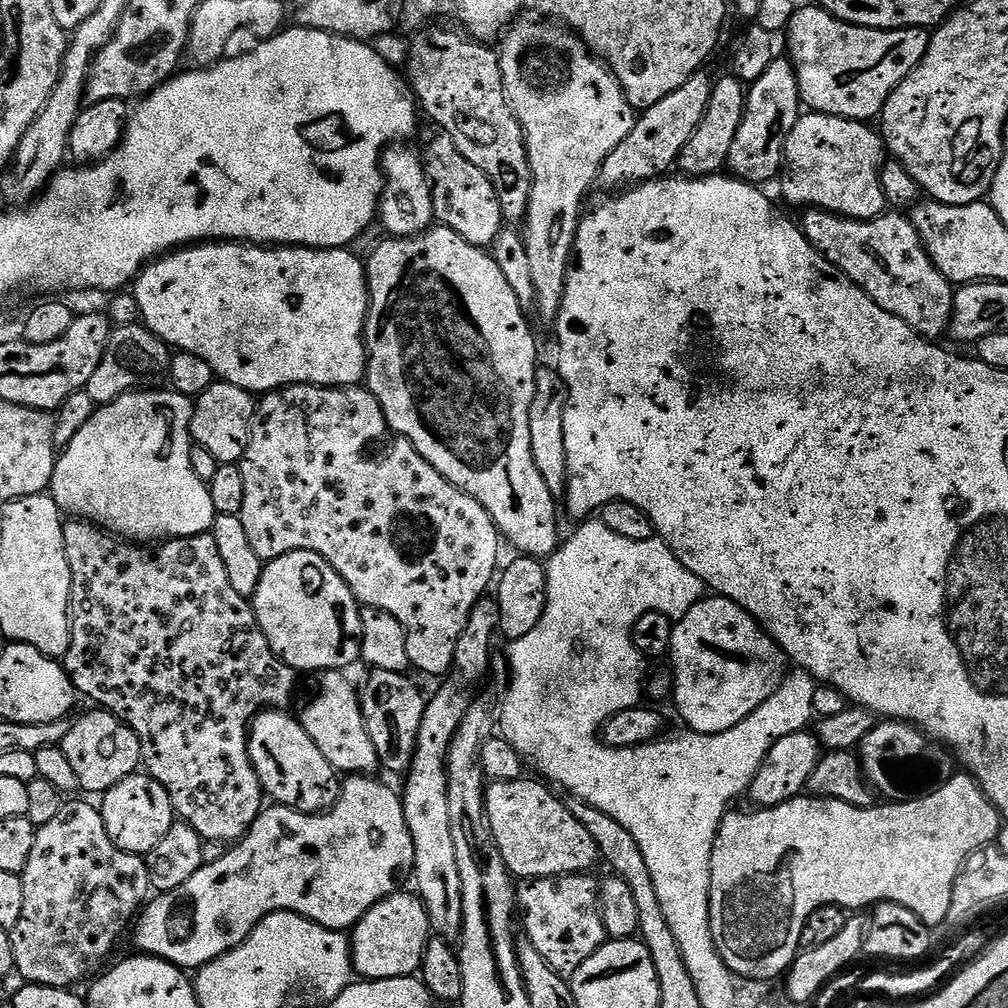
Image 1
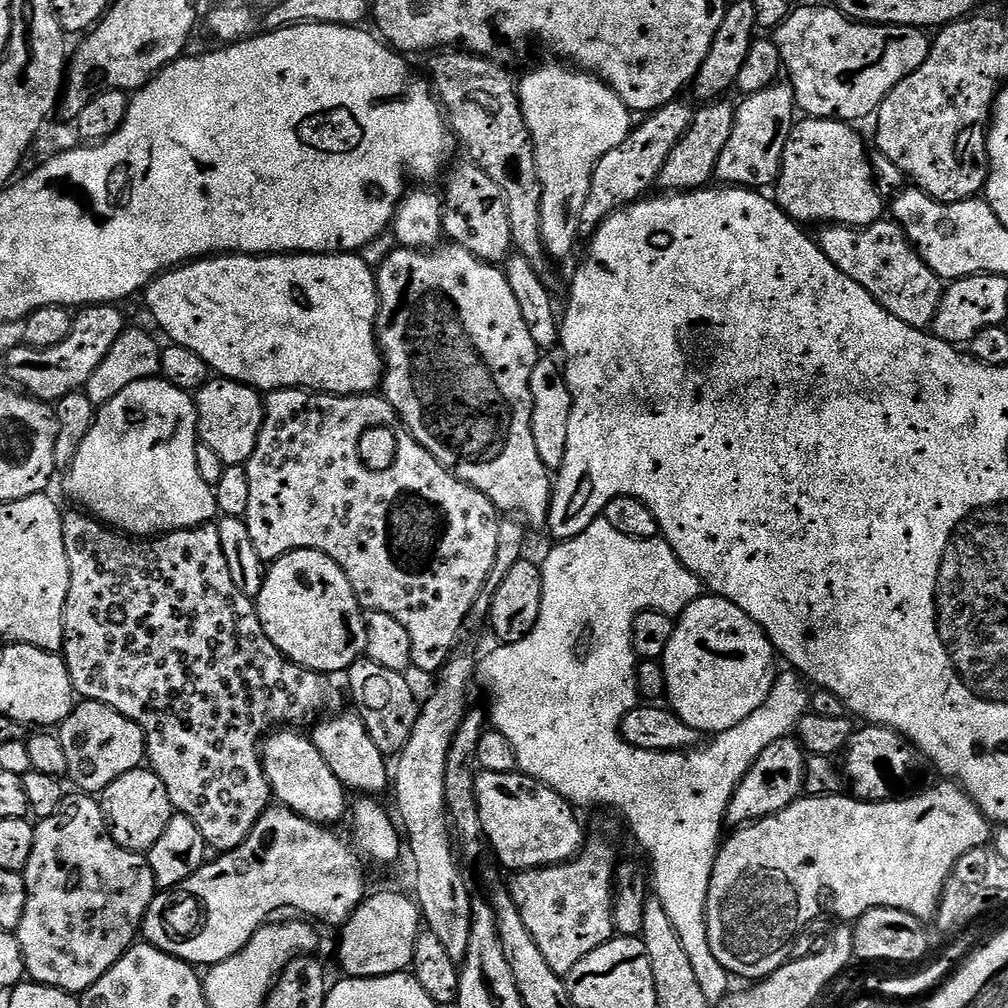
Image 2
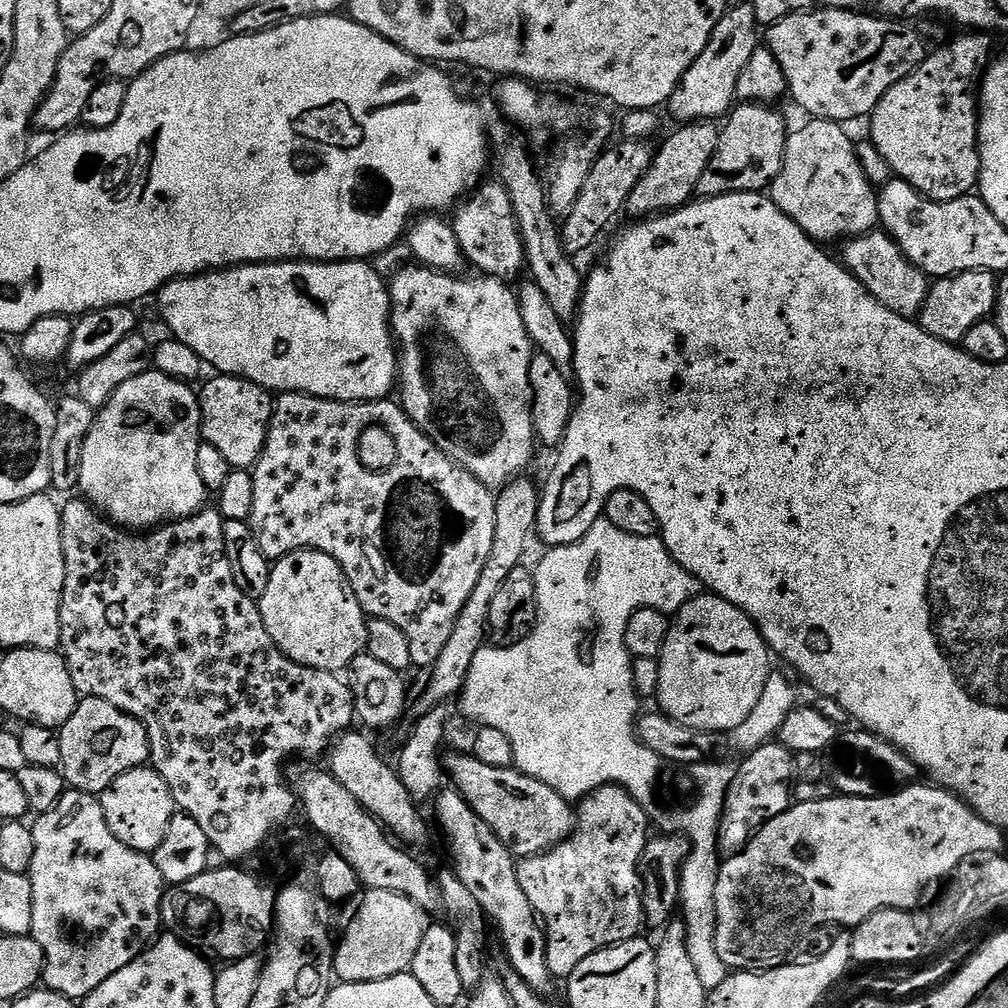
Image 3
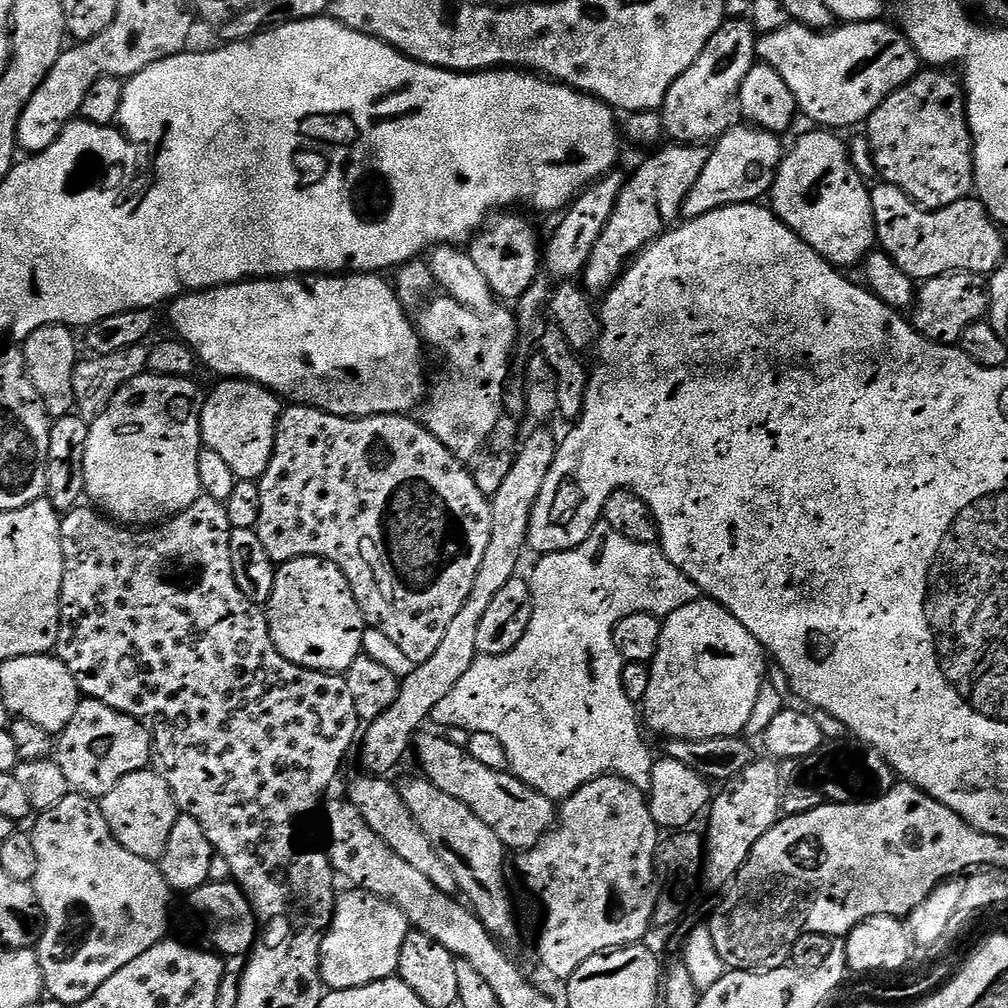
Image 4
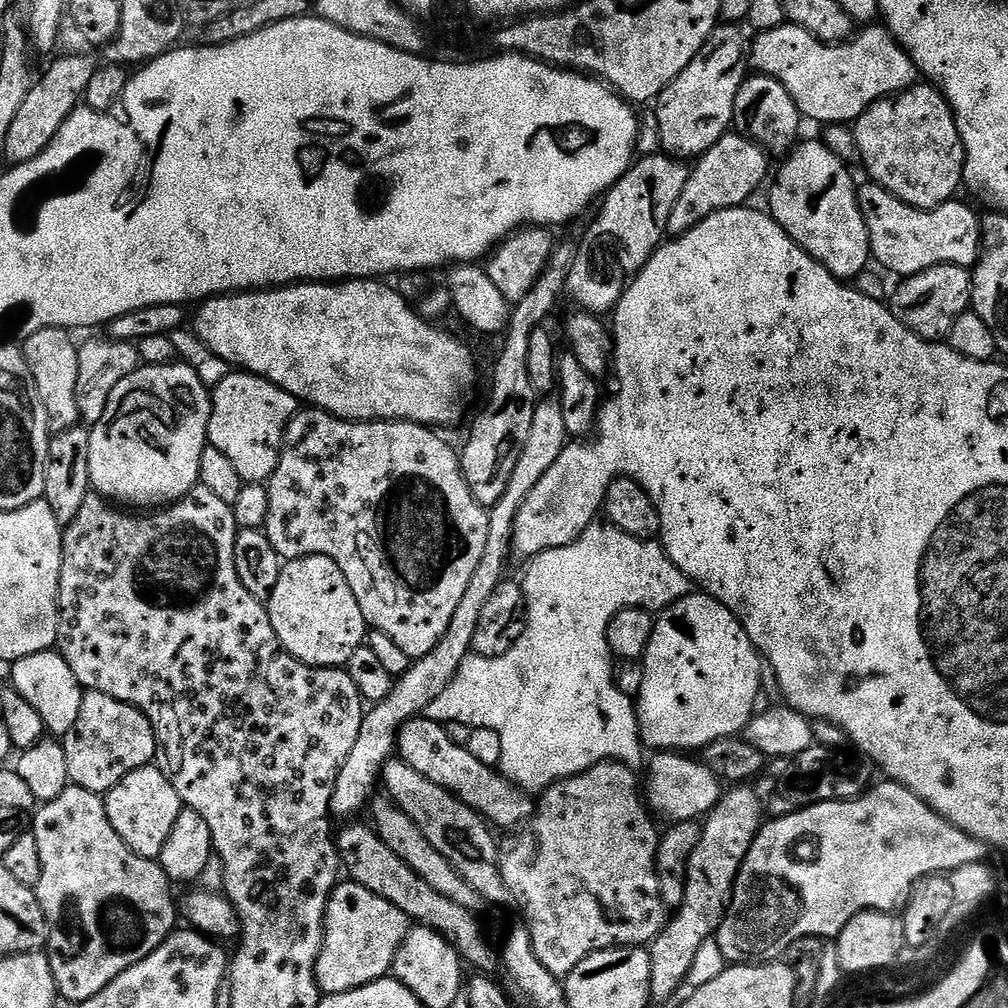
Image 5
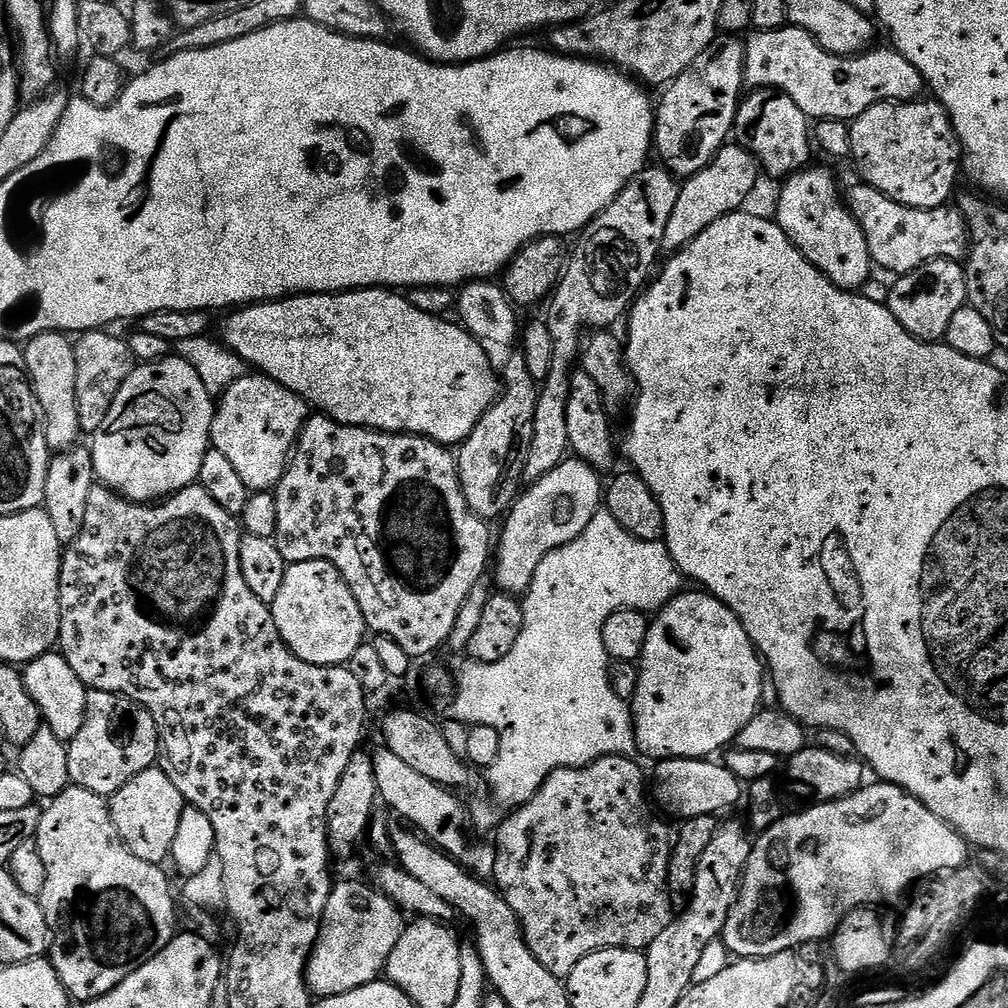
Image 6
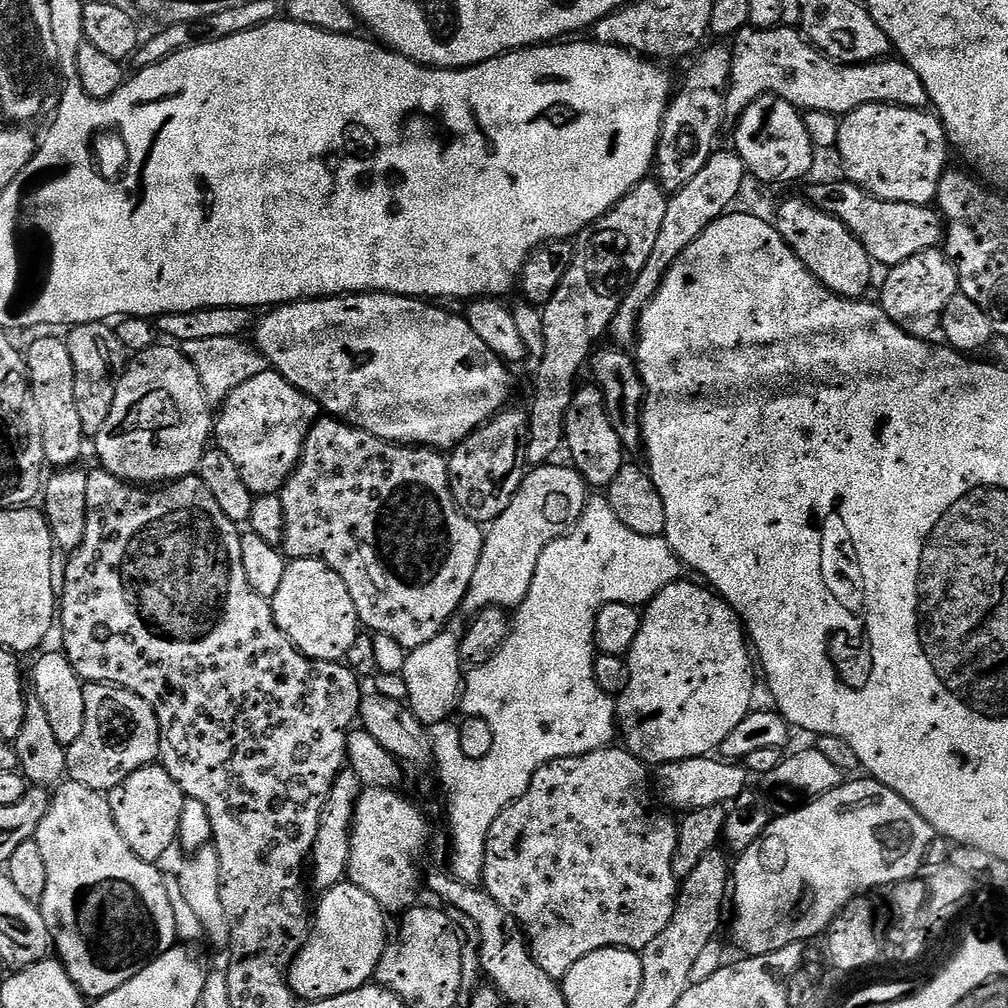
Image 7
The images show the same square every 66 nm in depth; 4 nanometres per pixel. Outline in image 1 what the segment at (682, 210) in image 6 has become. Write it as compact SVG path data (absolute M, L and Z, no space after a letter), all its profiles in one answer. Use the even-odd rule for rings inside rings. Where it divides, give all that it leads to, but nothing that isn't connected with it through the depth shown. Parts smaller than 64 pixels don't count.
M778 58L772 63L770 70L766 70L766 74L762 74L762 78L758 78L748 88L742 126L738 126L738 134L730 145L727 171L747 184L764 186L767 180L775 181L782 172L786 138L800 121L801 115L800 87L792 61Z

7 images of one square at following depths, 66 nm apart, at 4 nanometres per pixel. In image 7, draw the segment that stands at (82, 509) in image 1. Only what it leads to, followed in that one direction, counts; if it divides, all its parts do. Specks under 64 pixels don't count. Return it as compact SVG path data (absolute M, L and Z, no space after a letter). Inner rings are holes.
M168 347L172 348L148 348L135 353L127 361L114 394L114 406L110 406L110 414L106 422L102 422L102 430L98 430L94 437L99 467L119 480L137 486L163 486L183 476L193 475L199 469L200 459L204 457L214 432L214 412L208 409L210 401L202 390L198 370L179 347Z

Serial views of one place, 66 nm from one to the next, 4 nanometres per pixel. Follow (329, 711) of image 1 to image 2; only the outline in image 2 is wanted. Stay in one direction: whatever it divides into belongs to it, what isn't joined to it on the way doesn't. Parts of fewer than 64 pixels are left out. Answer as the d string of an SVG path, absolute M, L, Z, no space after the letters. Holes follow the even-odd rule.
M349 710L349 712L342 713L341 716L334 717L333 720L323 720L321 719L315 725L317 728L310 732L310 739L312 745L318 750L318 754L322 754L322 758L326 758L326 766L330 766L330 770L334 770L334 778L338 778L338 782L342 782L345 789L357 788L360 794L368 798L379 797L381 795L379 792L387 793L390 788L389 761L384 752L378 750L378 746L374 746L374 738L370 738L370 734L360 721L359 715L355 711Z

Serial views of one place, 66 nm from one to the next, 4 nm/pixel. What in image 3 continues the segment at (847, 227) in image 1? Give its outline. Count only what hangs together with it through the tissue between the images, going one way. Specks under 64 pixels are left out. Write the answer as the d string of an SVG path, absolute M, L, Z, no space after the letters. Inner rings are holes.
M883 230L865 232L863 236L853 236L843 245L839 259L848 273L856 279L886 310L909 318L919 317L922 306L928 297L929 277L918 270L902 254L899 246Z

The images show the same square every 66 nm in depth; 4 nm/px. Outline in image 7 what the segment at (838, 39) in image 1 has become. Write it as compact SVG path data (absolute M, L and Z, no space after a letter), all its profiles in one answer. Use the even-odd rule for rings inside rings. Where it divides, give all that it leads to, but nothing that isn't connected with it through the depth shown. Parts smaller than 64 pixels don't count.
M746 27L731 41L732 69L724 114L739 118L759 96L781 96L795 108L833 112L843 117L867 104L897 104L899 108L929 107L926 86L909 64L899 58L874 60L871 64L837 64L812 47L795 28Z

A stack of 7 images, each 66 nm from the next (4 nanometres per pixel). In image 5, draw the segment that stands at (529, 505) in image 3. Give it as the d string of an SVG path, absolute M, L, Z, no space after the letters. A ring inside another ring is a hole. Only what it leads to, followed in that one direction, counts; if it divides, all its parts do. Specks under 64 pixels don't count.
M544 398L537 403L534 410L534 422L530 426L530 438L526 438L526 446L522 446L522 455L518 457L518 466L514 466L514 474L510 474L510 483L506 486L506 494L498 498L488 508L488 521L490 522L490 534L486 534L486 546L482 553L482 562L474 569L474 575L470 578L470 586L466 586L466 594L462 594L462 602L458 602L458 610L454 610L454 618L450 618L450 626L446 626L446 634L442 634L442 642L430 650L420 660L409 663L404 675L393 683L390 694L386 698L375 701L365 711L362 718L362 730L358 730L358 738L354 741L354 747L342 762L342 770L336 779L334 794L330 794L330 813L337 821L348 822L360 811L369 807L374 793L382 780L382 773L386 762L397 755L396 739L402 730L402 726L415 716L427 713L430 702L450 686L454 674L458 674L458 666L472 652L474 629L478 626L478 617L486 607L486 601L490 594L498 590L498 586L506 578L504 572L508 568L508 556L513 555L512 531L514 522L518 518L518 510L522 510L522 504L526 498L530 498L530 490L542 482L546 470L558 462L558 454L567 448L570 437L566 430L566 421L562 419L562 406L559 399Z

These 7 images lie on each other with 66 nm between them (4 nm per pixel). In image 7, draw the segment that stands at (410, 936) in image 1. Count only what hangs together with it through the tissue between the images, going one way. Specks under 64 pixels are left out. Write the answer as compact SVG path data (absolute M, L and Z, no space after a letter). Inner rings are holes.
M345 882L323 893L320 913L310 924L308 941L288 968L288 987L297 1001L315 1002L338 998L365 987L375 977L376 967L390 939L386 913L366 890Z

